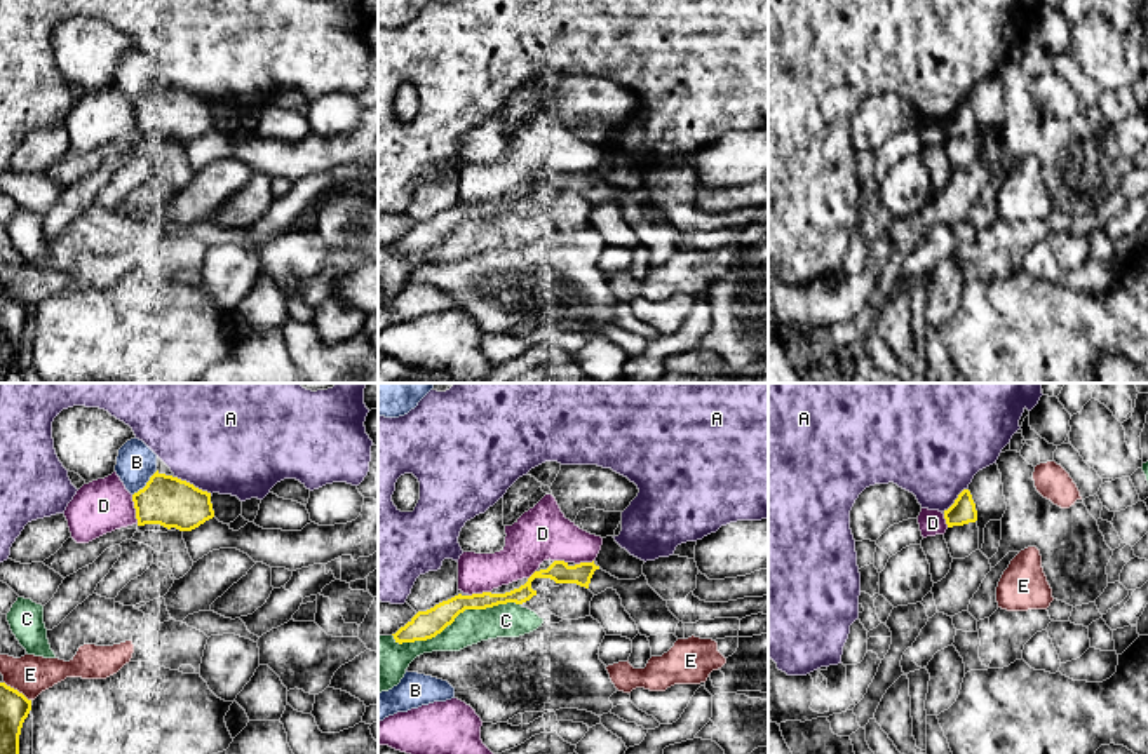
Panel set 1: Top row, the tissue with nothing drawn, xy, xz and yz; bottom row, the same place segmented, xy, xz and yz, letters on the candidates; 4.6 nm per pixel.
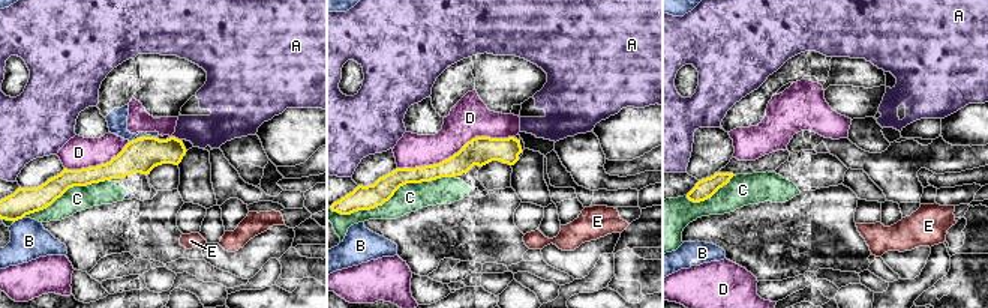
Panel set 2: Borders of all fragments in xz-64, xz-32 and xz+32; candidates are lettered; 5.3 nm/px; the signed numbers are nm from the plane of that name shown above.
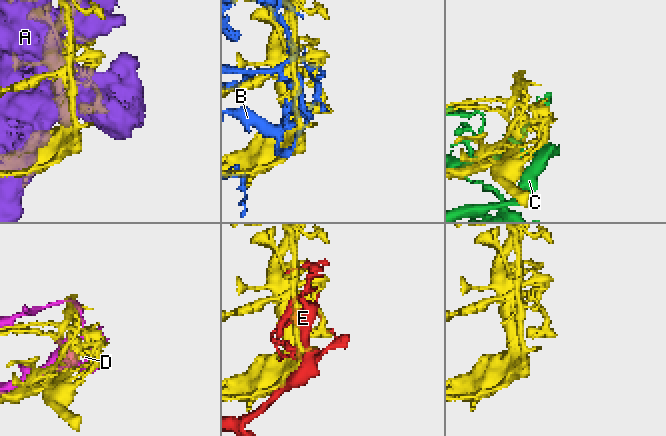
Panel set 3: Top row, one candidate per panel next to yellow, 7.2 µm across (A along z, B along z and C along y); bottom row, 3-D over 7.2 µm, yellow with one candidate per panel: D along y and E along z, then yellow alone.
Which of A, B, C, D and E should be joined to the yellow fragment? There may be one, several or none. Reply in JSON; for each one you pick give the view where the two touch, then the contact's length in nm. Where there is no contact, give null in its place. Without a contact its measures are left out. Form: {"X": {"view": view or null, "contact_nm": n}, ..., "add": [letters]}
{"add": []}

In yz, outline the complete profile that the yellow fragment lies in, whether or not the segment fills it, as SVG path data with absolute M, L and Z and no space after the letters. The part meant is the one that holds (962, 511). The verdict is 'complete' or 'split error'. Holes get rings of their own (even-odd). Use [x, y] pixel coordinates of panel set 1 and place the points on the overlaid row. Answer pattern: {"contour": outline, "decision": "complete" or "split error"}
{"contour": "M969 489L944 510L948 529L944 540L953 559L965 559L979 549L977 510Z", "decision": "split error"}

